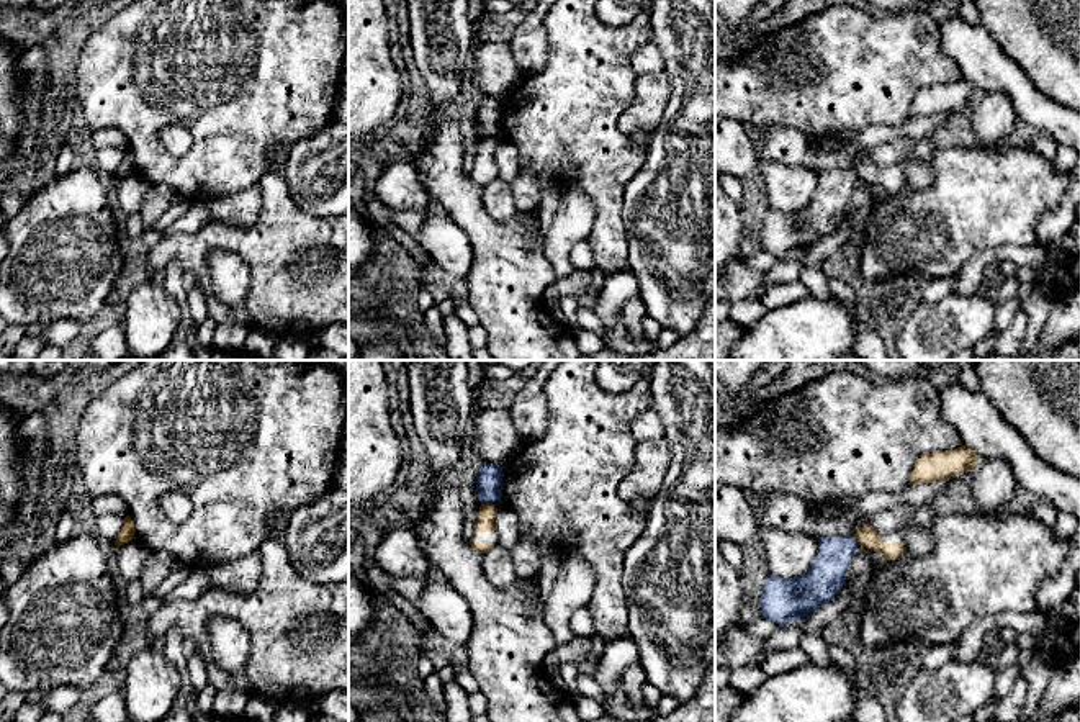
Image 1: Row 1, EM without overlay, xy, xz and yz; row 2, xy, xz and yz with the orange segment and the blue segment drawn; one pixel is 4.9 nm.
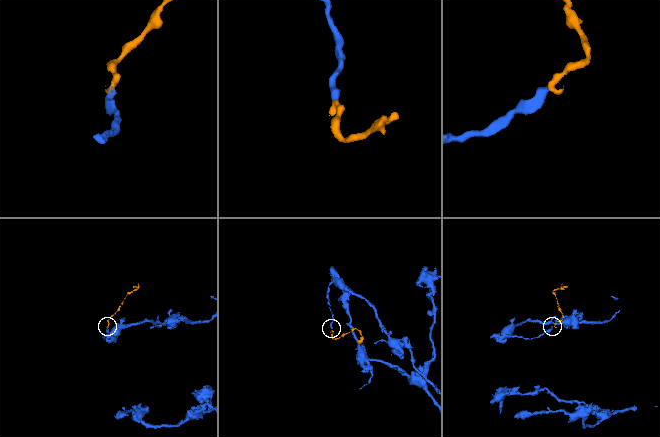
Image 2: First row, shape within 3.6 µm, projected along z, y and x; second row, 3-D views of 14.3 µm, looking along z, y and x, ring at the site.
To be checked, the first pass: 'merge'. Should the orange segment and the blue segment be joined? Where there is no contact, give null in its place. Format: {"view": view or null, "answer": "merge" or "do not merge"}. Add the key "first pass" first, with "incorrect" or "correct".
{"first pass": "incorrect", "view": "xz", "answer": "do not merge"}

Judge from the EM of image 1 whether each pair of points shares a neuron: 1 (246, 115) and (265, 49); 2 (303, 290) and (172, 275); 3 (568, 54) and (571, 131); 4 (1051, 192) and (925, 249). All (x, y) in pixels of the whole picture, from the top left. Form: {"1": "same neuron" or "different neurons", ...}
{"1": "same neuron", "2": "different neurons", "3": "same neuron", "4": "same neuron"}

